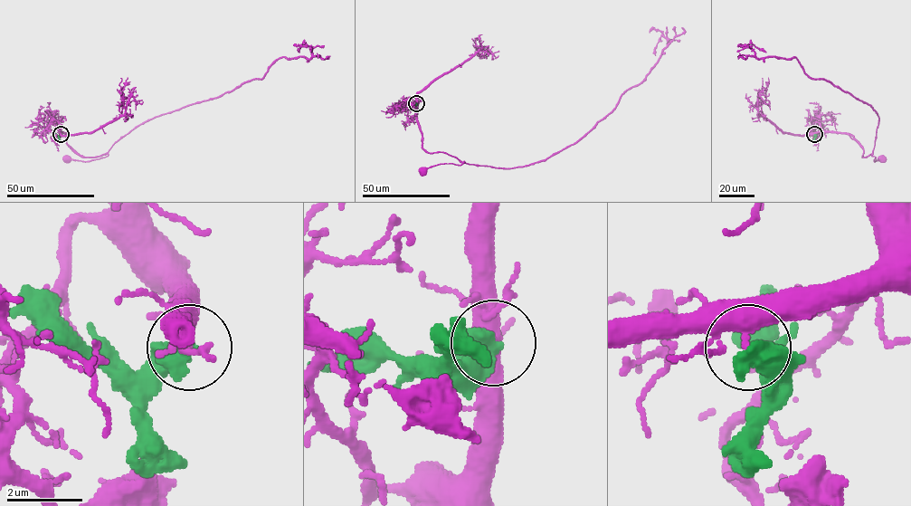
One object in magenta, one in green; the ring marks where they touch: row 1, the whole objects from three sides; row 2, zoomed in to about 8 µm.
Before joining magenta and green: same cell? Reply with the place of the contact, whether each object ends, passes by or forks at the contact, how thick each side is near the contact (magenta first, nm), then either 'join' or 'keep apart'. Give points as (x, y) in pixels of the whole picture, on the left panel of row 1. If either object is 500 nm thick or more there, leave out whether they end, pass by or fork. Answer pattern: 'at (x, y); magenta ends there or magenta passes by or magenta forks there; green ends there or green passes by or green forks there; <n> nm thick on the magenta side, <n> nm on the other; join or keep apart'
at (61, 134); 420 nm thick on the magenta side, 600 nm on the other; keep apart

